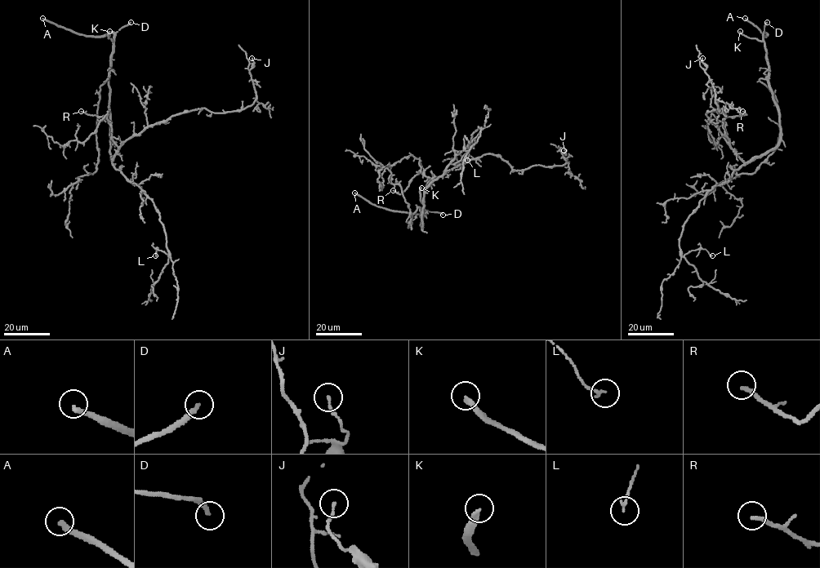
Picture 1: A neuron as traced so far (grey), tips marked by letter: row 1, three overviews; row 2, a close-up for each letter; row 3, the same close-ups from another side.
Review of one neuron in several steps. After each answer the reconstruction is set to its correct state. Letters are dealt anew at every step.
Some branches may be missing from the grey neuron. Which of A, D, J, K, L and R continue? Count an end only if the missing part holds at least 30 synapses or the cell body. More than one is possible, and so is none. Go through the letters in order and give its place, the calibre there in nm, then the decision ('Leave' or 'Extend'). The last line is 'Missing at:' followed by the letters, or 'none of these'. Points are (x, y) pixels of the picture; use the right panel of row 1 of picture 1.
A: Place: (745, 18). Thickness 260 nm. Extend
D: Place: (767, 22). Thickness 240 nm. Extend
J: Place: (702, 58). Thickness 130 nm. Leave
K: Place: (740, 31). Thickness 280 nm. Extend
L: Place: (712, 255). Thickness 140 nm. Leave
R: Place: (742, 111). Thickness 180 nm. Leave
Missing at: A, D, K

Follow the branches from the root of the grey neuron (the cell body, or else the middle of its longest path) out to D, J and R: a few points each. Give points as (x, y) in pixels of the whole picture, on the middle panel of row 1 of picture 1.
D: (422, 228), (421, 215), (425, 211), (443, 215)
J: (422, 228), (424, 190), (433, 178), (484, 154), (500, 156), (516, 170), (563, 166), (568, 162), (563, 150)
R: (422, 228), (424, 190), (430, 178), (419, 170), (400, 193), (393, 190)

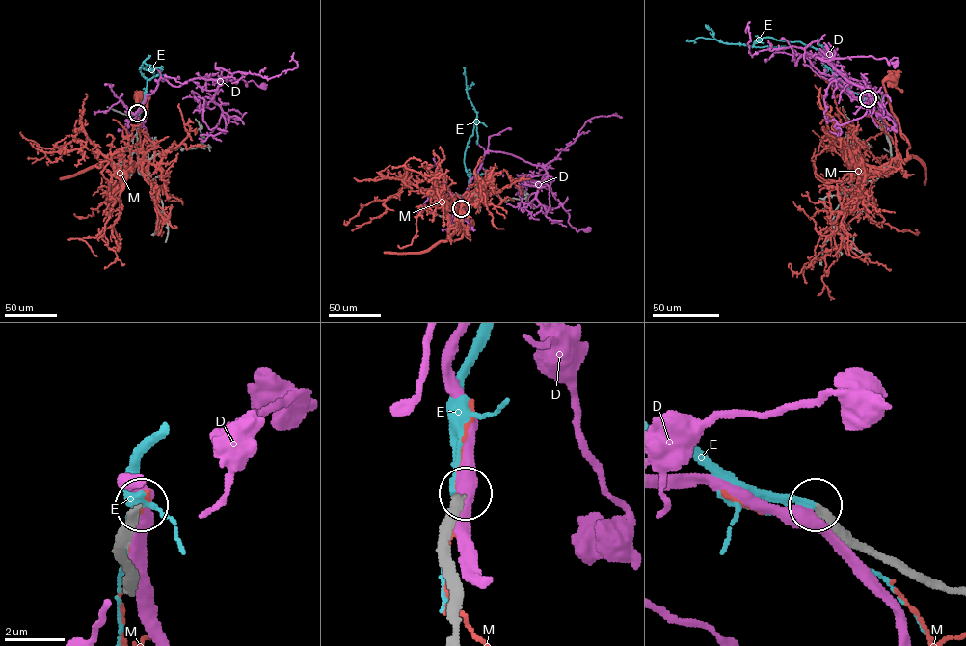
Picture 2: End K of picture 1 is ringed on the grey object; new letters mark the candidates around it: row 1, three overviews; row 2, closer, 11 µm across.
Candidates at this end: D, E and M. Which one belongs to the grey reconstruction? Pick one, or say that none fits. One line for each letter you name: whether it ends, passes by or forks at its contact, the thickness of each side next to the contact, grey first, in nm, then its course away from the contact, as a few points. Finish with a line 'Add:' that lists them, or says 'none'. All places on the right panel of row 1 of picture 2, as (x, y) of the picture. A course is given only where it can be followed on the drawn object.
E: it passes by | 440/90 nm | via (868, 99), (851, 92), (832, 73), (819, 50), (799, 41), (766, 37), (752, 46), (700, 37), (687, 40)
Add: E

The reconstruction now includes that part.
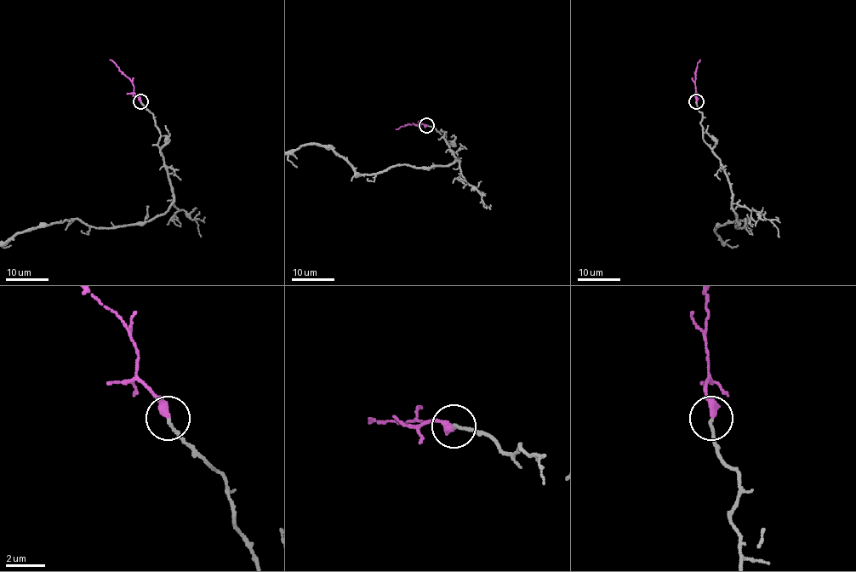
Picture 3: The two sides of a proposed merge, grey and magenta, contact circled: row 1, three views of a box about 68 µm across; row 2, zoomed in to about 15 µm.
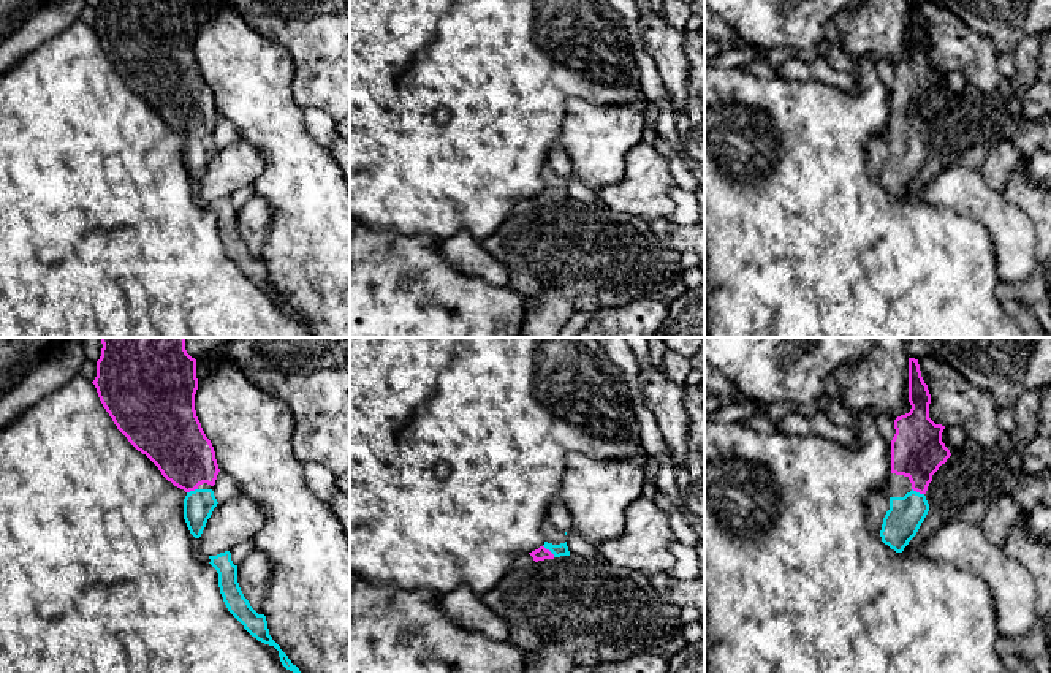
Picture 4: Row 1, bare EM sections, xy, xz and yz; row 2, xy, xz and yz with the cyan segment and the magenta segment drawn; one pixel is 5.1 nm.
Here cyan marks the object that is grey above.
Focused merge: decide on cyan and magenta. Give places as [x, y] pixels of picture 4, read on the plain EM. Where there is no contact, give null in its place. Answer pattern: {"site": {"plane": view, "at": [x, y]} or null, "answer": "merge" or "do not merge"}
{"site": {"plane": "xz", "at": [550, 195]}, "answer": "merge"}

